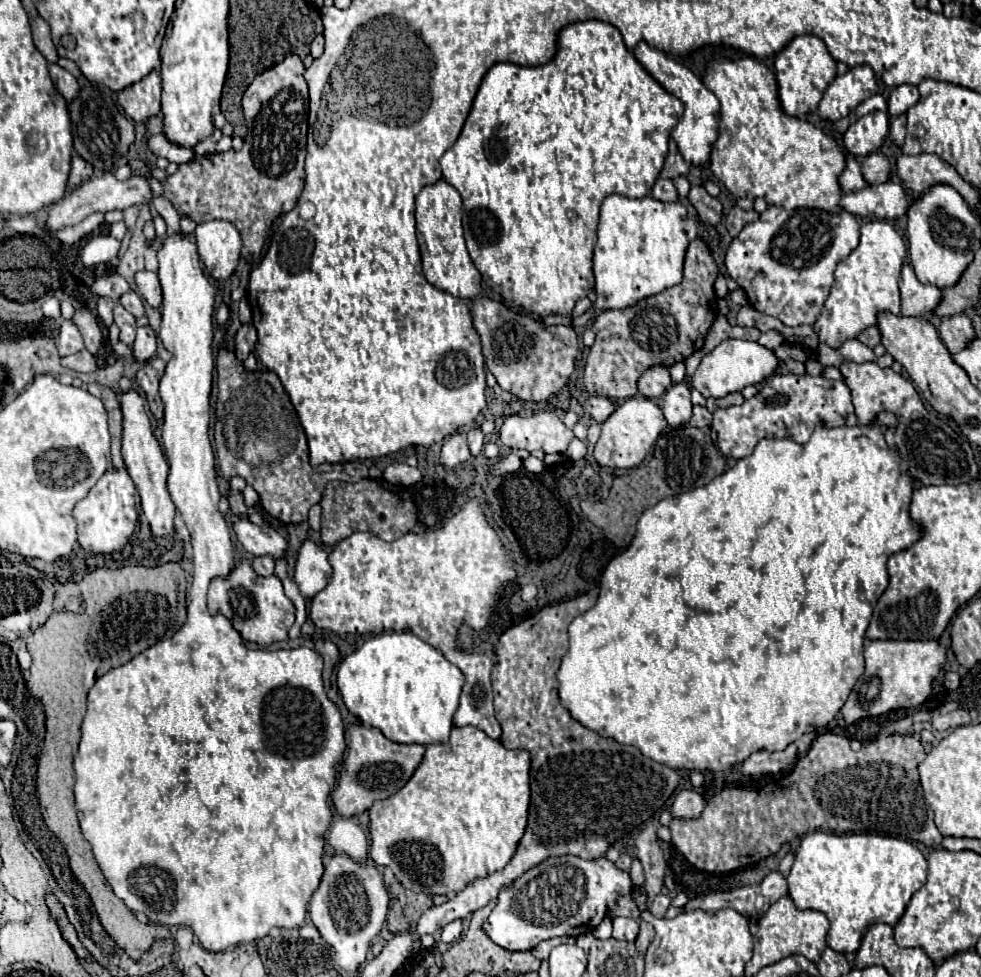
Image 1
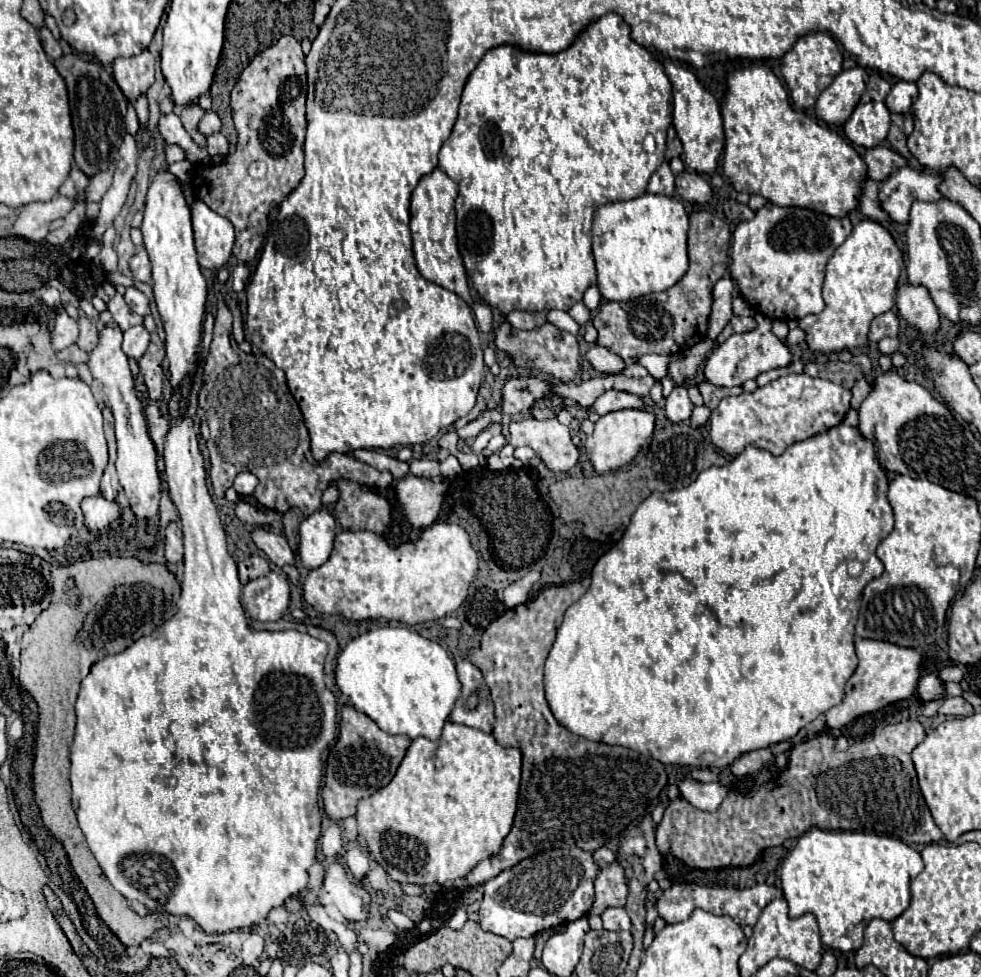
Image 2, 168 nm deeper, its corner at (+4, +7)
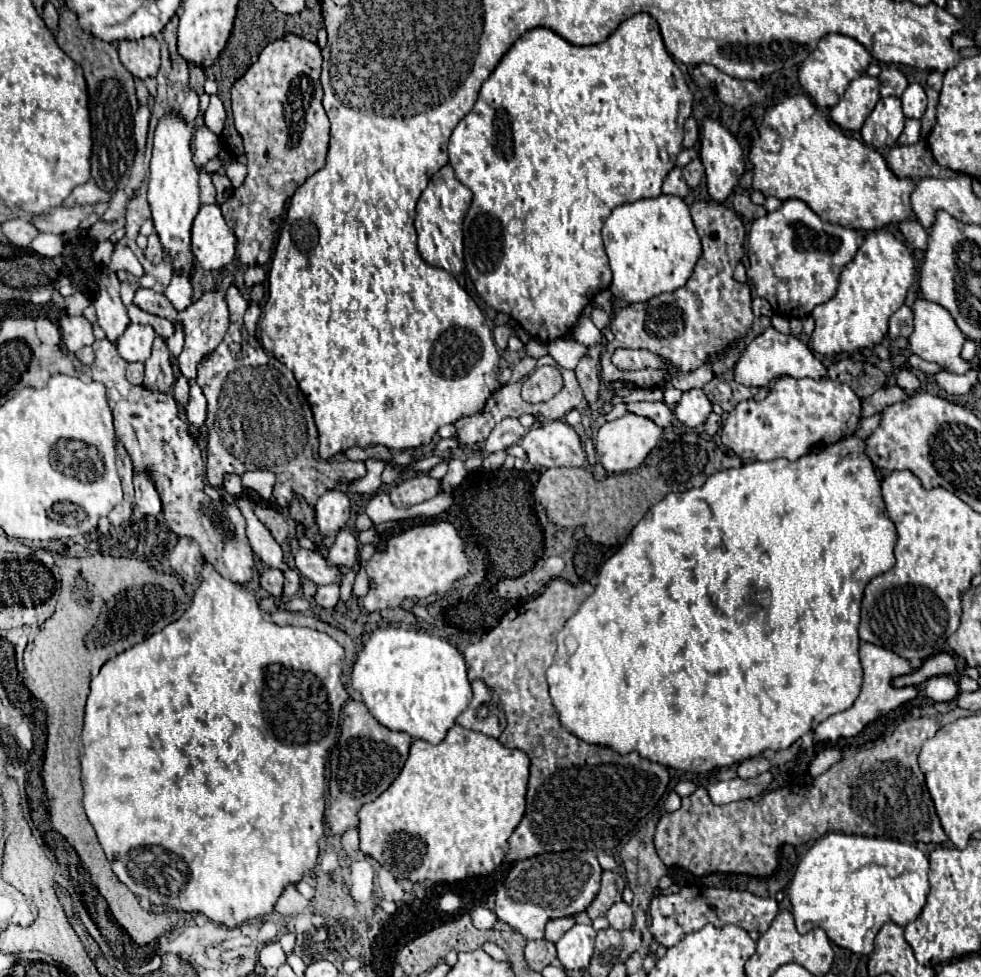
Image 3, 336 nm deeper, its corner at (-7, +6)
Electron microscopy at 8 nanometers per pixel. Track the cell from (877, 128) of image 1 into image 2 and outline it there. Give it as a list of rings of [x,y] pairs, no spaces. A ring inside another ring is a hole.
[[[883,102],[859,104],[845,122],[845,136],[863,148],[873,148],[885,142],[889,132],[889,110]]]

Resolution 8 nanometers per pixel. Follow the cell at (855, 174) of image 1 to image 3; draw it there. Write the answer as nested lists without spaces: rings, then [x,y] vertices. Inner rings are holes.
[[[908,219],[908,221],[902,221],[898,223],[902,235],[906,237],[906,241],[914,247],[914,249],[920,249],[920,251],[926,251],[926,245],[928,245],[928,233],[926,229],[914,221],[914,219]]]

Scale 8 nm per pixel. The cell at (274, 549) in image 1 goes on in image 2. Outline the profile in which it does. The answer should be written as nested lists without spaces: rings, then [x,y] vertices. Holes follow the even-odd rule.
[[[257,526],[257,528],[251,530],[251,540],[253,540],[253,544],[255,544],[259,550],[263,550],[263,552],[267,554],[267,558],[269,558],[275,566],[281,568],[281,566],[285,566],[285,564],[293,564],[293,562],[295,562],[295,556],[293,556],[293,552],[291,552],[285,536],[279,536],[279,534],[275,534],[275,532],[269,532],[269,530]]]

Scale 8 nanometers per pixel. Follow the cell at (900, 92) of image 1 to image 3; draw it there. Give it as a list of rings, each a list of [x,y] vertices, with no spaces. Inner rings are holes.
[[[912,83],[906,87],[902,95],[902,111],[906,117],[920,119],[926,111],[926,93],[918,83]]]

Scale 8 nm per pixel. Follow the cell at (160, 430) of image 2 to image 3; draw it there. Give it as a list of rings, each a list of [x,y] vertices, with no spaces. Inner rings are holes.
[[[94,341],[94,363],[90,377],[108,389],[108,403],[114,415],[116,439],[126,447],[134,473],[148,471],[162,501],[166,525],[178,537],[192,537],[198,541],[204,561],[210,563],[222,577],[244,587],[252,579],[254,551],[246,537],[246,521],[236,505],[214,503],[204,493],[204,461],[196,439],[188,433],[188,425],[178,417],[178,405],[172,393],[154,393],[132,385],[126,379],[126,361],[116,355],[116,347],[108,341]]]

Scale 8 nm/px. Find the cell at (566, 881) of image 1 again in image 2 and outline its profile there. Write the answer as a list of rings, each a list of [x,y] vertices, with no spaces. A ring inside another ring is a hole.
[[[581,848],[549,850],[525,858],[485,884],[479,924],[483,930],[513,942],[519,936],[531,938],[547,928],[575,922],[583,914],[589,914],[593,906],[593,880],[599,872],[601,868],[595,864],[593,854]]]

